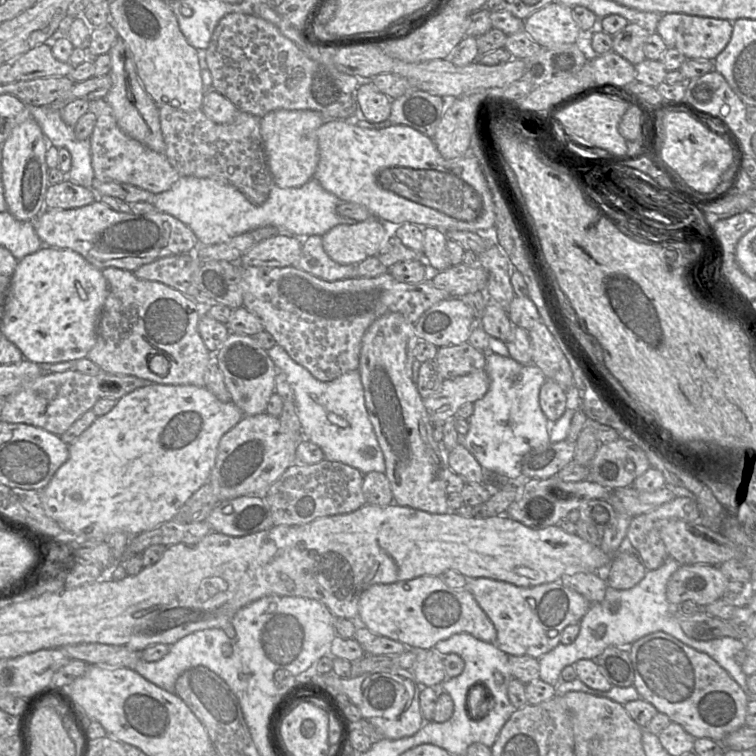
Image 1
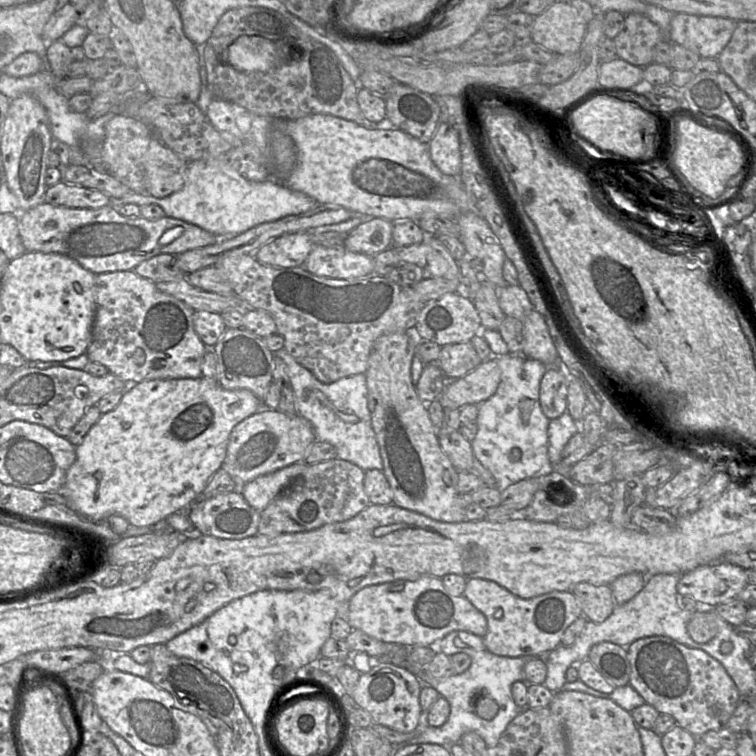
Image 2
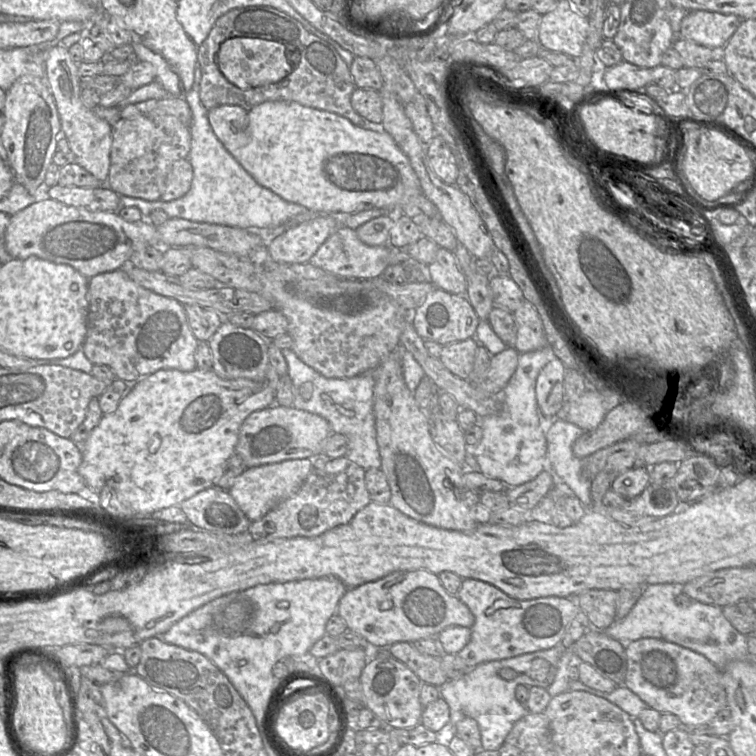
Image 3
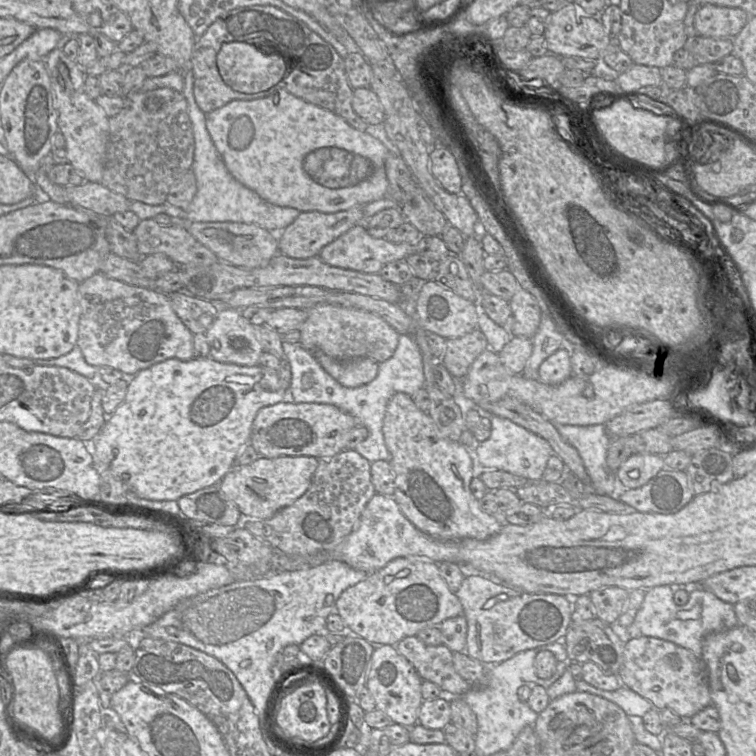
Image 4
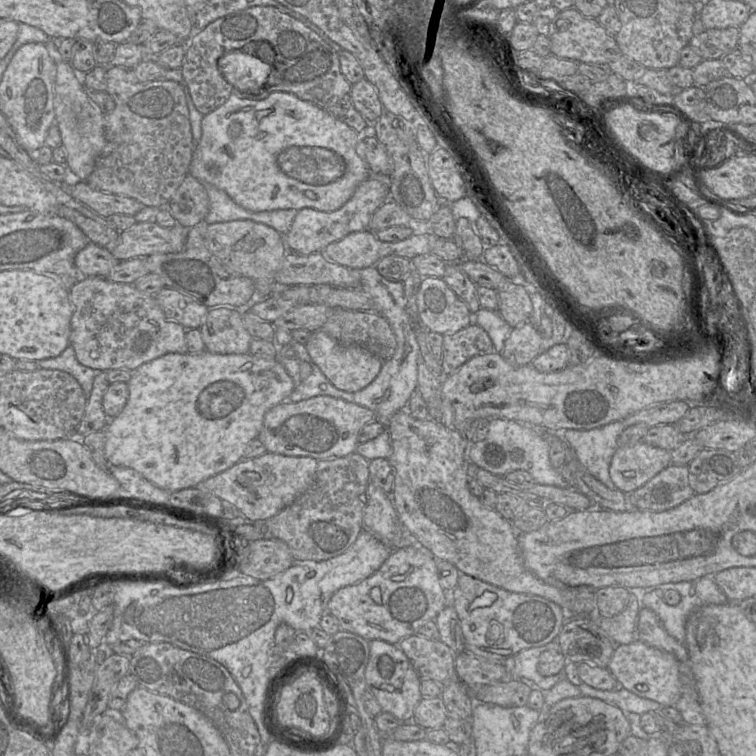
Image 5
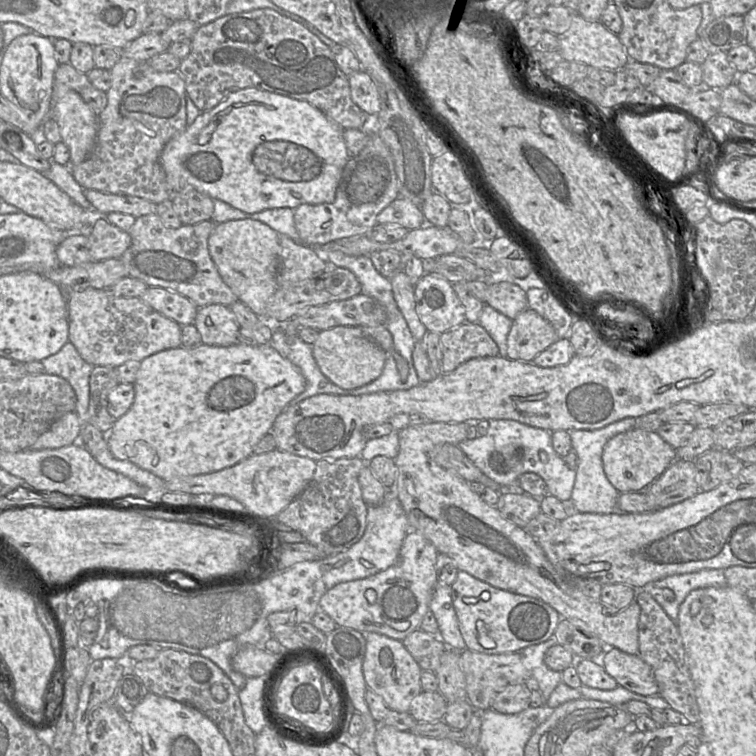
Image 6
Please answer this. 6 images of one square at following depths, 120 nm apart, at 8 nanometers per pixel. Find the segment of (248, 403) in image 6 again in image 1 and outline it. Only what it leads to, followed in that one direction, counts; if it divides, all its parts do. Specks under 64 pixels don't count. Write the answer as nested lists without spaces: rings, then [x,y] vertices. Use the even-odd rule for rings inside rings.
[[[152,383],[137,388],[121,397],[110,412],[103,416],[97,416],[90,427],[69,445],[67,461],[56,471],[48,485],[41,491],[44,510],[63,529],[77,535],[75,542],[84,542],[86,540],[106,541],[107,537],[116,531],[123,531],[130,536],[134,536],[151,530],[164,522],[172,520],[183,504],[202,485],[206,482],[209,483],[208,480],[215,464],[220,439],[244,416],[244,413],[232,401],[227,403],[220,401],[206,387]]]

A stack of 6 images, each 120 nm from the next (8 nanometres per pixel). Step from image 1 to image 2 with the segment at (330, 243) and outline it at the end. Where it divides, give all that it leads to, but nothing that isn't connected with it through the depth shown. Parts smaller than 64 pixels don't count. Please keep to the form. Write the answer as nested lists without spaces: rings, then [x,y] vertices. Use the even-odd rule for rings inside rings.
[[[374,218],[351,230],[344,244],[352,252],[375,256],[392,245],[392,231],[392,219]]]

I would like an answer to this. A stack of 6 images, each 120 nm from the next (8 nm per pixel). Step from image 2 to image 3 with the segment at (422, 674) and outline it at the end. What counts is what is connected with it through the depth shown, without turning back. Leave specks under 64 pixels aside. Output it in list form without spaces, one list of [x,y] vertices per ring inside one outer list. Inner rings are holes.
[[[560,646],[547,650],[540,650],[522,654],[513,658],[494,660],[481,663],[473,667],[467,674],[459,679],[448,680],[437,687],[442,697],[450,709],[450,723],[448,732],[454,730],[454,726],[465,717],[470,717],[478,723],[481,734],[481,750],[497,750],[504,743],[513,725],[528,713],[525,705],[521,704],[515,696],[515,689],[518,685],[528,688],[532,686],[547,688],[552,684],[556,665],[560,659],[562,648]],[[541,658],[550,663],[550,672],[544,681],[533,680],[528,675],[531,663],[534,659]],[[502,668],[511,668],[516,672],[516,677],[512,680],[505,680],[500,676]]]

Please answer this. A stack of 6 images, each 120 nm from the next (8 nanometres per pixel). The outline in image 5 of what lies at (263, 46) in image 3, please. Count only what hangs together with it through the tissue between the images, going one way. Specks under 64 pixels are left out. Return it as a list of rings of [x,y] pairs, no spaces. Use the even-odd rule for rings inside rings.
[[[242,50],[225,53],[218,66],[223,77],[240,91],[260,90],[272,71],[270,64]]]

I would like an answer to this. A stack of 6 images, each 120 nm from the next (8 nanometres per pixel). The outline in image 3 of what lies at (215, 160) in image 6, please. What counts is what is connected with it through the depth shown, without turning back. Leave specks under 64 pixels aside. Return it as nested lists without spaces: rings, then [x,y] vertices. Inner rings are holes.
[[[266,101],[254,106],[250,110],[246,110],[238,105],[220,105],[208,111],[208,120],[215,135],[223,143],[224,147],[257,181],[258,184],[270,189],[288,202],[305,206],[309,211],[318,212],[320,214],[355,214],[364,210],[375,208],[397,207],[403,195],[417,196],[422,194],[422,187],[419,178],[411,166],[409,158],[399,148],[389,133],[386,131],[379,133],[372,130],[366,130],[336,113],[303,106],[295,101]]]

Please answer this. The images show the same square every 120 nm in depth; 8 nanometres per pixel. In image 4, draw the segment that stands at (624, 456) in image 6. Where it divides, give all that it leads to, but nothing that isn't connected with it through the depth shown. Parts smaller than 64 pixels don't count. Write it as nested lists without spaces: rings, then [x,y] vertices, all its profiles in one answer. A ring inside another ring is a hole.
[[[632,454],[615,474],[615,483],[620,491],[645,485],[663,469],[664,458],[654,454]]]

